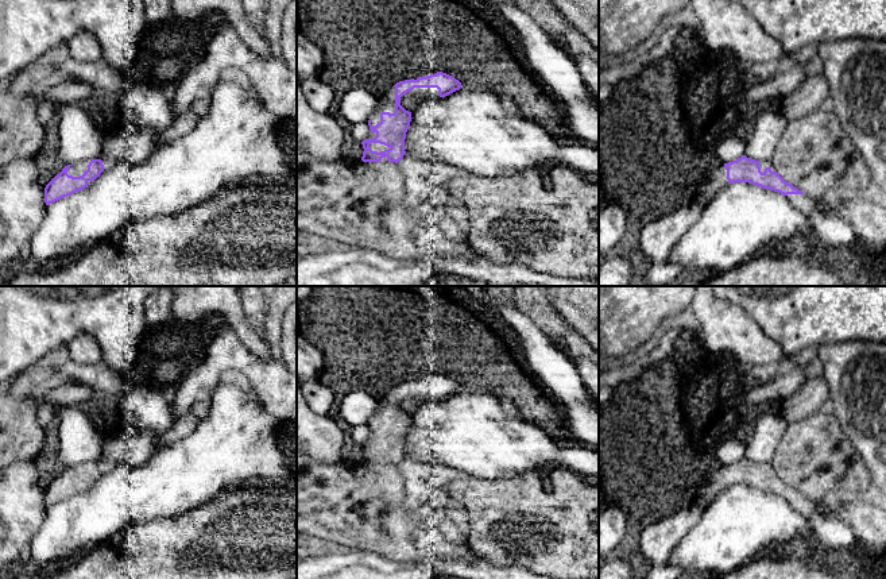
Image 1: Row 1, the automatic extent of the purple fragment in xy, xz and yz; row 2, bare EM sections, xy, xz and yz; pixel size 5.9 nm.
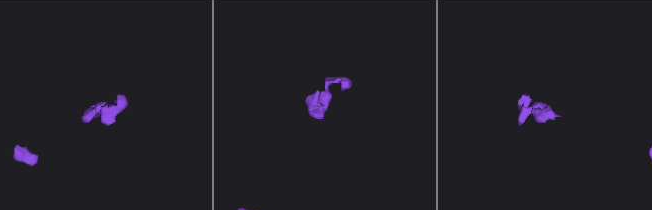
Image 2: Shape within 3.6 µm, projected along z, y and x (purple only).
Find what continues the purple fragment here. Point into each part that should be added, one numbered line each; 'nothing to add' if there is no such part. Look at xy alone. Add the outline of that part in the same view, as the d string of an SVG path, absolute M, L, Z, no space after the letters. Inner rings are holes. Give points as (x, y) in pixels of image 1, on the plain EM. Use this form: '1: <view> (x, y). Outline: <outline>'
1: xy (77, 471). Outline: M81 463L74 466L73 468L69 470L67 476L73 479L80 479L88 472L88 467L90 463Z

